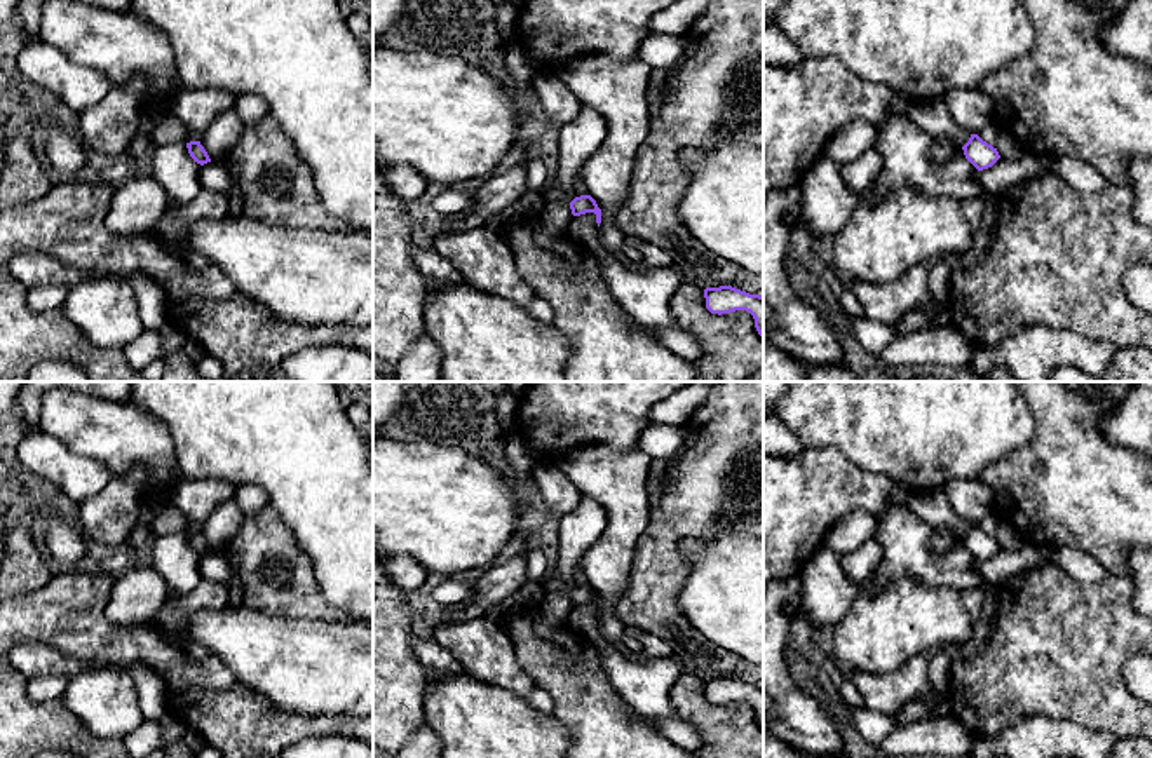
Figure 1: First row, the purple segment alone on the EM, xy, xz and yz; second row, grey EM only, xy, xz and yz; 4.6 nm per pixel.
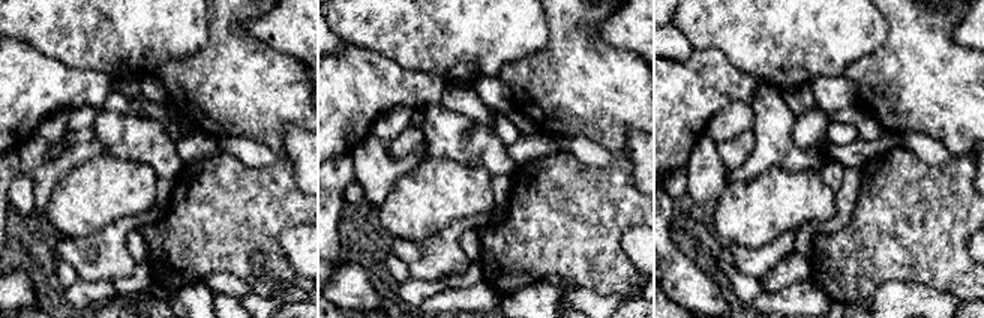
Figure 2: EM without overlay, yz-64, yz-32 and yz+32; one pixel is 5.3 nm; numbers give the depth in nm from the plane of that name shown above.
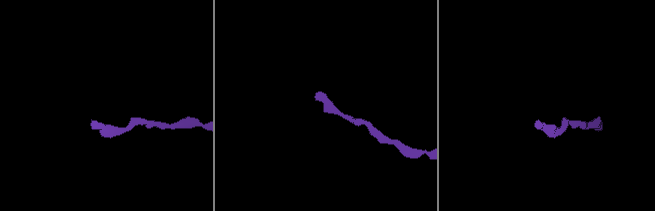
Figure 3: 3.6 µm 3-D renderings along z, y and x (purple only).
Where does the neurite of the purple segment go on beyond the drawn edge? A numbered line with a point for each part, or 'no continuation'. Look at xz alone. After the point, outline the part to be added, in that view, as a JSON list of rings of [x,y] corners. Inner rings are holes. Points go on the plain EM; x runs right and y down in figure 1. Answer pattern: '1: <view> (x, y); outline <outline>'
1: xz (553, 582); outline [[[551,568],[551,572],[544,582],[544,589],[546,589],[546,592],[565,591],[570,594],[575,589],[575,585],[563,585],[561,580],[558,579],[558,575],[554,573],[554,570]]]

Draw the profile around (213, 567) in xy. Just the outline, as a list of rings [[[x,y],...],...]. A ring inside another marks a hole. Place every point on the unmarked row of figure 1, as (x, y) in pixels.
[[[211,551],[200,558],[199,572],[202,579],[221,584],[227,584],[232,577],[230,563],[223,552],[216,551]]]

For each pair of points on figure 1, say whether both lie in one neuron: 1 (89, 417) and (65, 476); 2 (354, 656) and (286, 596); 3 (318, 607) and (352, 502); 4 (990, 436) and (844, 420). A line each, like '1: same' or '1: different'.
1: different
2: different
3: different
4: same

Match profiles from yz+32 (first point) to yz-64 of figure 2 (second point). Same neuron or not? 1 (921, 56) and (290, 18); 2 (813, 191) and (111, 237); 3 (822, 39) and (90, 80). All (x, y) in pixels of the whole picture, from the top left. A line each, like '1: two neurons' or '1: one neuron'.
1: two neurons
2: two neurons
3: two neurons

